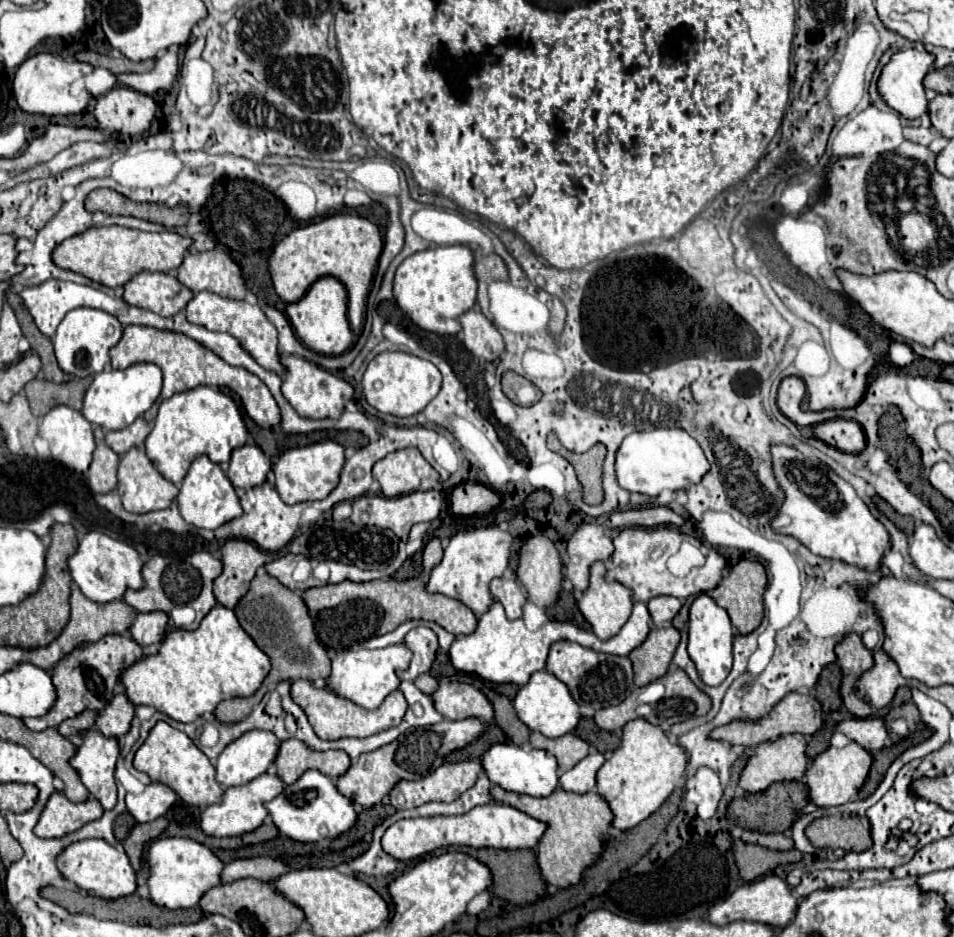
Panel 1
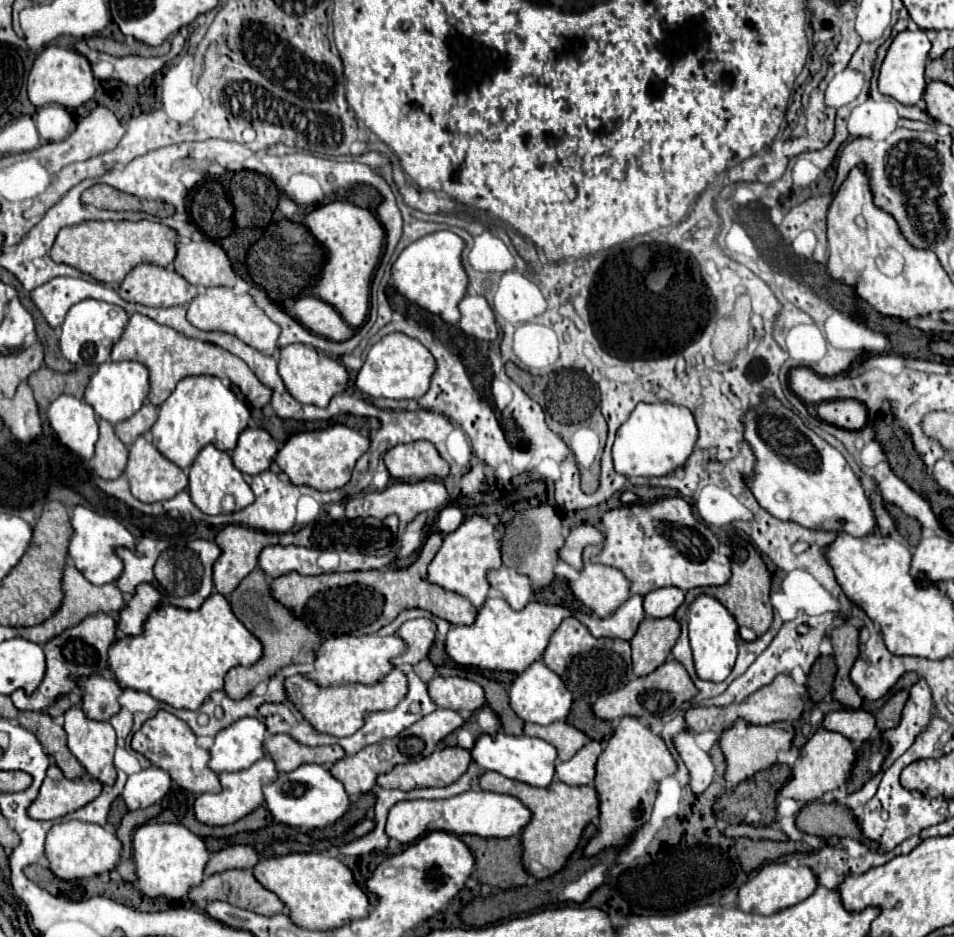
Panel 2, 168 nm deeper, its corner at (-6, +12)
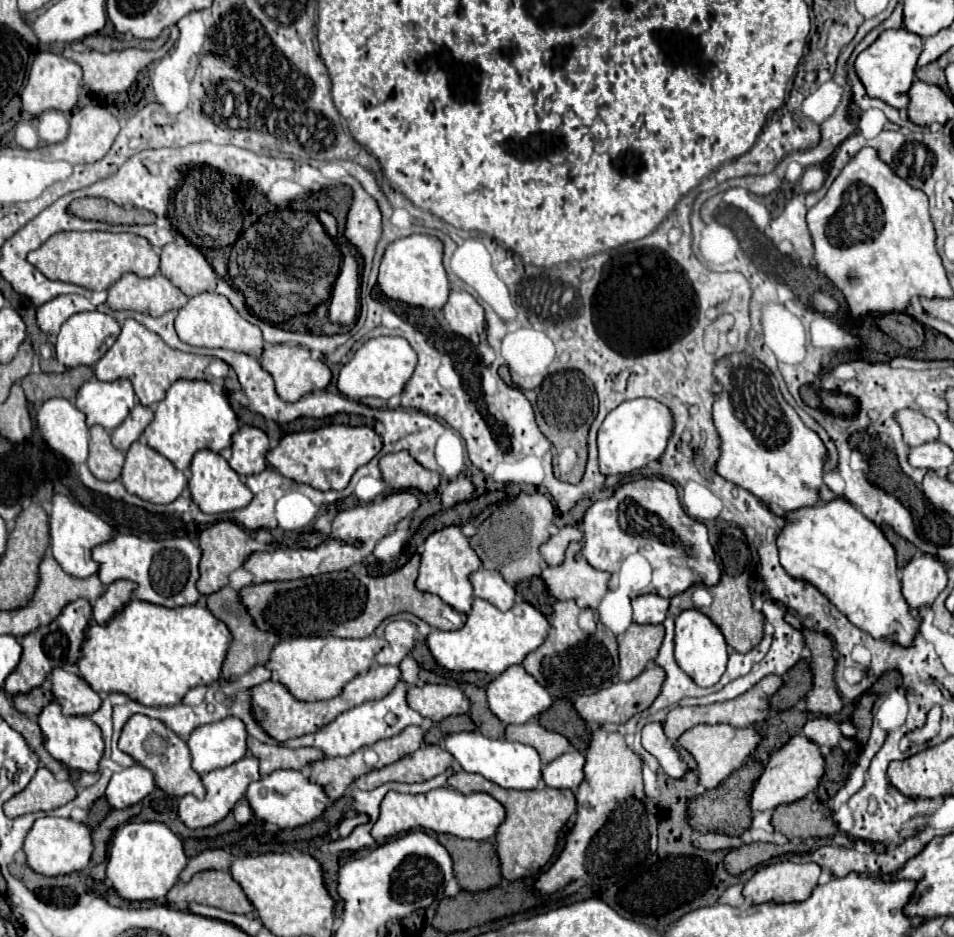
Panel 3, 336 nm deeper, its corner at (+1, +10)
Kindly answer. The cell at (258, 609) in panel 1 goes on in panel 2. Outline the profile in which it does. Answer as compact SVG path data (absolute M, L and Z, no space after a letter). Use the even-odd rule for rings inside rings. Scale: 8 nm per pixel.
M255 568L253 574L249 574L229 596L229 604L231 604L233 614L263 644L263 656L253 666L247 666L247 668L235 666L225 676L227 678L225 680L225 692L233 700L241 700L243 696L247 696L259 682L269 680L283 666L313 662L313 650L321 642L319 636L309 632L309 628L301 620L295 620L285 608L279 608L279 604L275 604L275 600L271 600L271 592L267 588L269 582L271 582L271 578L265 576L261 568ZM227 684L229 684L229 690L227 690Z

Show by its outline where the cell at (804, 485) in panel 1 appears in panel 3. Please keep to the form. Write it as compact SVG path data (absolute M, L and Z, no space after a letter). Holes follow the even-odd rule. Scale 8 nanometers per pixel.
M732 354L730 358L716 362L714 376L724 388L714 402L714 424L722 440L716 472L772 508L778 506L784 512L792 512L804 506L816 506L822 500L824 464L828 458L828 450L820 436L806 428L794 408L782 398L772 372L762 362L746 354Z

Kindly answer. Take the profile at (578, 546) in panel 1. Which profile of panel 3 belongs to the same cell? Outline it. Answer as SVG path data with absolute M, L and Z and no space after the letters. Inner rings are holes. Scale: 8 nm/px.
M574 526L560 528L558 534L550 536L550 540L540 546L540 554L548 562L548 566L560 566L560 562L564 562L564 552L566 552L568 544L580 542L582 538L584 538L584 534Z

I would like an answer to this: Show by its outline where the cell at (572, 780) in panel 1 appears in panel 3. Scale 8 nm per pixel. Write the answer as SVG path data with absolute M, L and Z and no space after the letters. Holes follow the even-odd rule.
M576 748L568 750L566 754L558 756L554 762L544 766L542 780L546 786L552 788L568 788L572 792L578 790L580 782L584 780L582 768L584 768L584 754L580 754Z

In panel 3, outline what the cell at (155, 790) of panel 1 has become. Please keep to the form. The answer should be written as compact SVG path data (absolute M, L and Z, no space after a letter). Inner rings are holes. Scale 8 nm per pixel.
M136 764L112 776L106 788L106 798L112 808L120 810L138 804L148 794L152 794L152 790L156 790L154 774L148 768Z

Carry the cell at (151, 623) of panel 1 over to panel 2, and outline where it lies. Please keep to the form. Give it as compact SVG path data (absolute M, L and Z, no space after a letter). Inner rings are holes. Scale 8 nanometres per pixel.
M139 584L133 598L125 604L123 610L119 610L117 628L127 636L137 636L139 632L143 632L147 614L159 604L159 600L161 596L151 584Z

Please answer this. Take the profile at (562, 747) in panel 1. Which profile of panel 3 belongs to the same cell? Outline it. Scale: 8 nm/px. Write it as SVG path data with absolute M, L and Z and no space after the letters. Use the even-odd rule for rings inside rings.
M538 720L520 724L520 726L518 724L506 726L506 738L534 746L542 758L542 764L556 760L560 754L564 754L572 748L568 738L564 738L558 732L546 730L542 724L538 724Z

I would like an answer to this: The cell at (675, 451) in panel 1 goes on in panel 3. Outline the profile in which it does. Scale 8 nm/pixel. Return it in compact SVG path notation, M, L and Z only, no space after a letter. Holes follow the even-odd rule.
M634 398L622 402L616 410L612 410L600 426L598 432L598 462L600 472L604 476L610 474L632 474L650 462L658 460L672 436L672 412L668 406L654 398Z

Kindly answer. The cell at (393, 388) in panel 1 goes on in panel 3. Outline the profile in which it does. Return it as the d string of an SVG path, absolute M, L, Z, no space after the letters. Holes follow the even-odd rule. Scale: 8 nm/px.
M400 336L370 338L360 350L356 350L352 360L342 368L338 376L338 390L350 400L360 400L368 396L388 400L392 396L402 394L408 378L412 378L416 362L418 362L416 352L412 350L406 338Z

